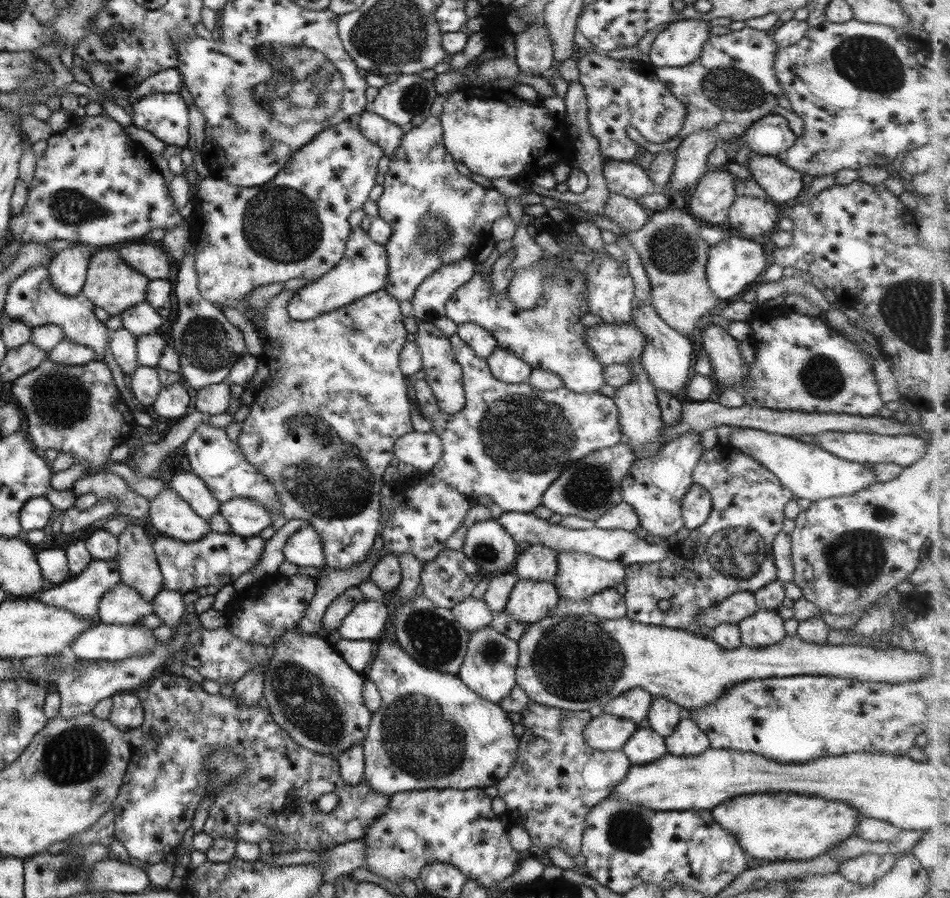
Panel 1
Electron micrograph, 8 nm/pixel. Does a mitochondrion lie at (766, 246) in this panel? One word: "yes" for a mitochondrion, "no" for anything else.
no

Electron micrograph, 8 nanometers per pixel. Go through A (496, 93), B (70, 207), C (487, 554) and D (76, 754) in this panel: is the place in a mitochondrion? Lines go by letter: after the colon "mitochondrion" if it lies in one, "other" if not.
A: other
B: mitochondrion
C: mitochondrion
D: mitochondrion

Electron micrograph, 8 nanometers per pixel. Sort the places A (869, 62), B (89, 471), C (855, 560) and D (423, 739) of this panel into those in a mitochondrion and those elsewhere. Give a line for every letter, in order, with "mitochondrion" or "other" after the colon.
A: mitochondrion
B: other
C: mitochondrion
D: mitochondrion

